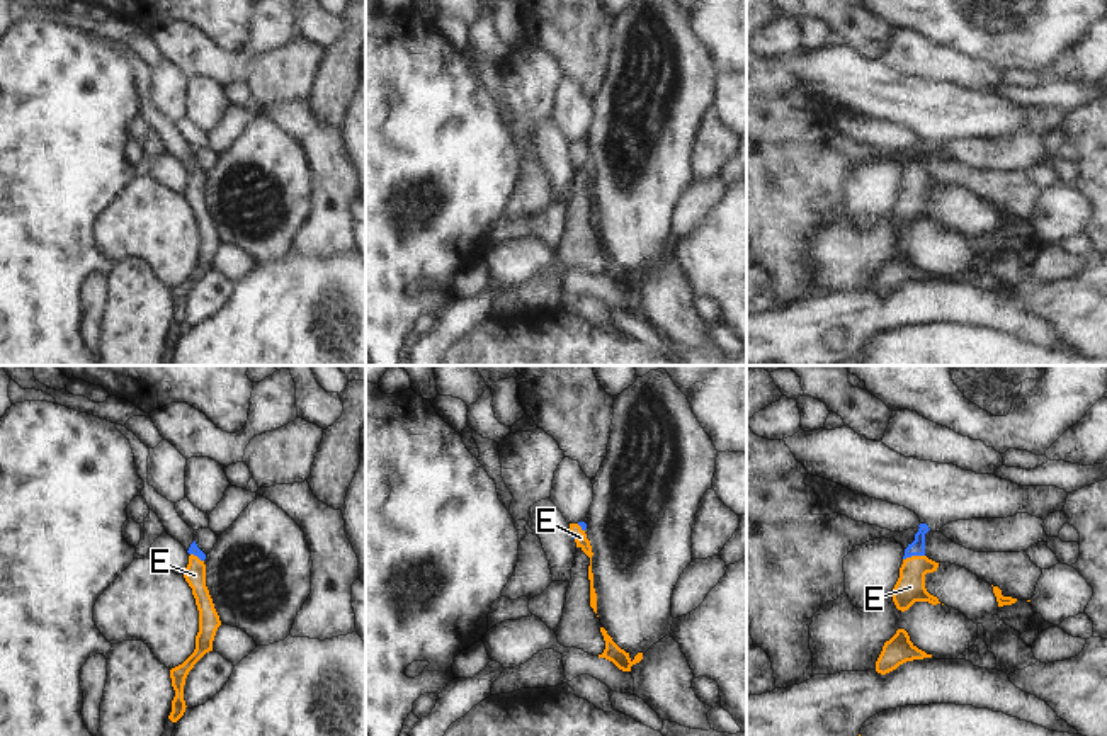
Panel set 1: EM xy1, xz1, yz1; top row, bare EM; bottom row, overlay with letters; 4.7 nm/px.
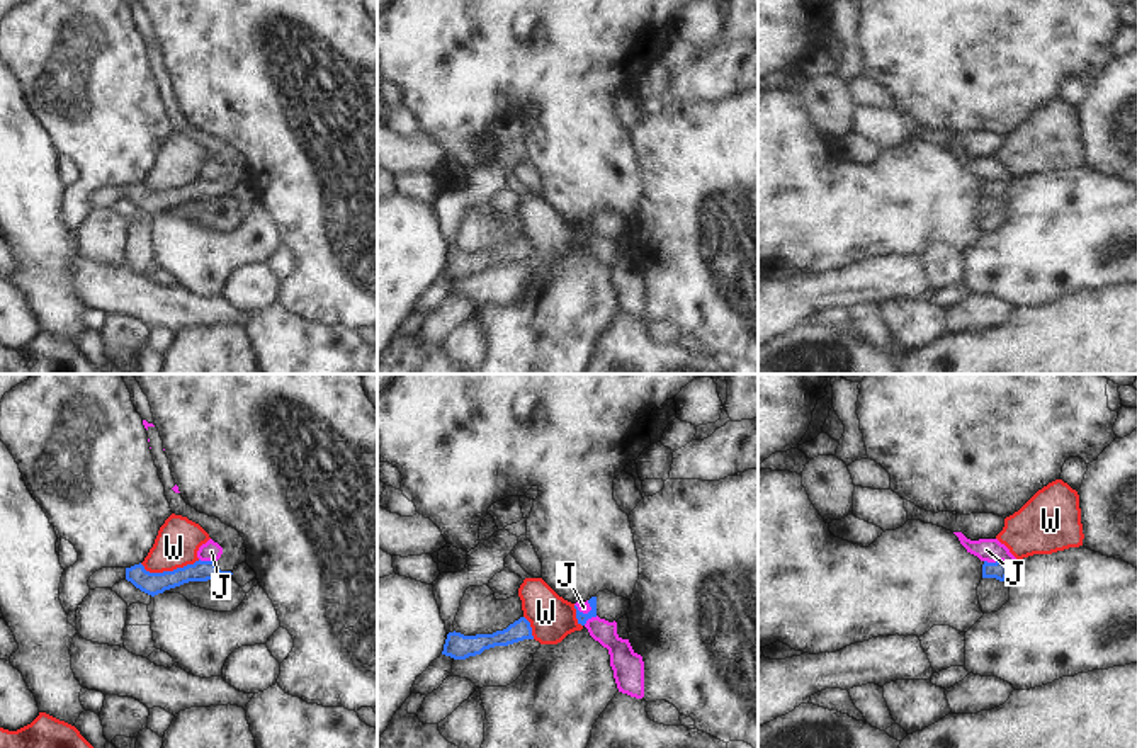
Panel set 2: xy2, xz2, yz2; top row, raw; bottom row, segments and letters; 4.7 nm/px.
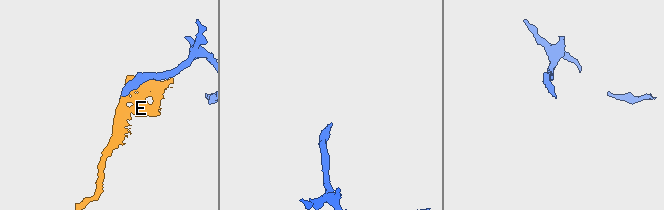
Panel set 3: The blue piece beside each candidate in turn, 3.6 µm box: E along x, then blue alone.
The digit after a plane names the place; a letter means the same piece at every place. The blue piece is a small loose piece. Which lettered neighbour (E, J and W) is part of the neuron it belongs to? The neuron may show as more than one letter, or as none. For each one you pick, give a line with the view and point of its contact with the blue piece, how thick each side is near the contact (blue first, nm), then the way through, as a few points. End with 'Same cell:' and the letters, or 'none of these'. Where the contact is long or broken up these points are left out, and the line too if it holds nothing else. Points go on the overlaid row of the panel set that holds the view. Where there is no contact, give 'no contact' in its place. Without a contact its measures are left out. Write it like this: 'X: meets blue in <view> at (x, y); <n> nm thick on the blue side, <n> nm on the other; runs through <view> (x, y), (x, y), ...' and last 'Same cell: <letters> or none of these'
E: meets blue in yz1 at (913, 554); 80 nm thick on the blue side, 140 nm on the other; runs through yz1 (917, 548), (913, 554), (910, 587)
Same cell: E

